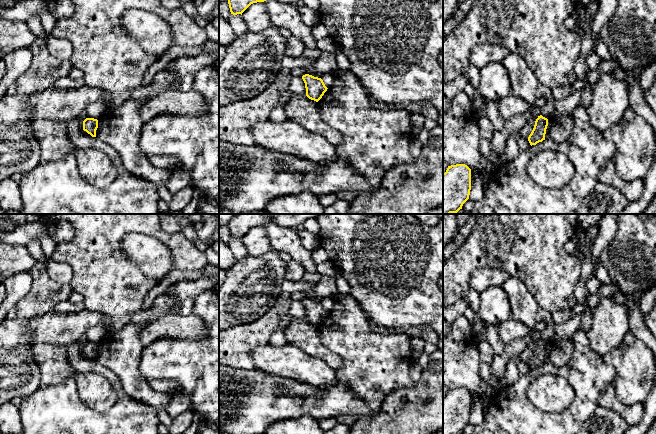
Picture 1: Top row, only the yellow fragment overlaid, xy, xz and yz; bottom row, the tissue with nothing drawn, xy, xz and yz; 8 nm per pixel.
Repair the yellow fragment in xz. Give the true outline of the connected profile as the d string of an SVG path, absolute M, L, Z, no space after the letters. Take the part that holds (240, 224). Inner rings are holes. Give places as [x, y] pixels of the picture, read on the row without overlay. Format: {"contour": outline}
{"contour": "M236 214L228 223L230 236L241 238L253 227L273 223L272 214Z"}

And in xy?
{"contour": "M86 342L83 345L83 354L90 358L92 361L96 361L96 354L98 352L98 344L94 342Z"}

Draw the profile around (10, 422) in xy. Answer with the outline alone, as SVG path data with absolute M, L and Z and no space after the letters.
M11 401L0 405L0 432L2 434L21 434L22 423L19 408Z

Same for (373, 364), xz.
M338 294L333 299L333 309L317 326L318 336L325 347L342 358L342 367L336 371L337 380L346 383L374 413L377 413L390 392L401 388L412 388L415 384L409 375L409 368L414 360L412 337L406 333L376 333L370 328L368 318L360 304L350 294Z

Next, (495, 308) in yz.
M502 286L490 287L480 293L479 314L486 325L501 324L511 319L511 305Z

